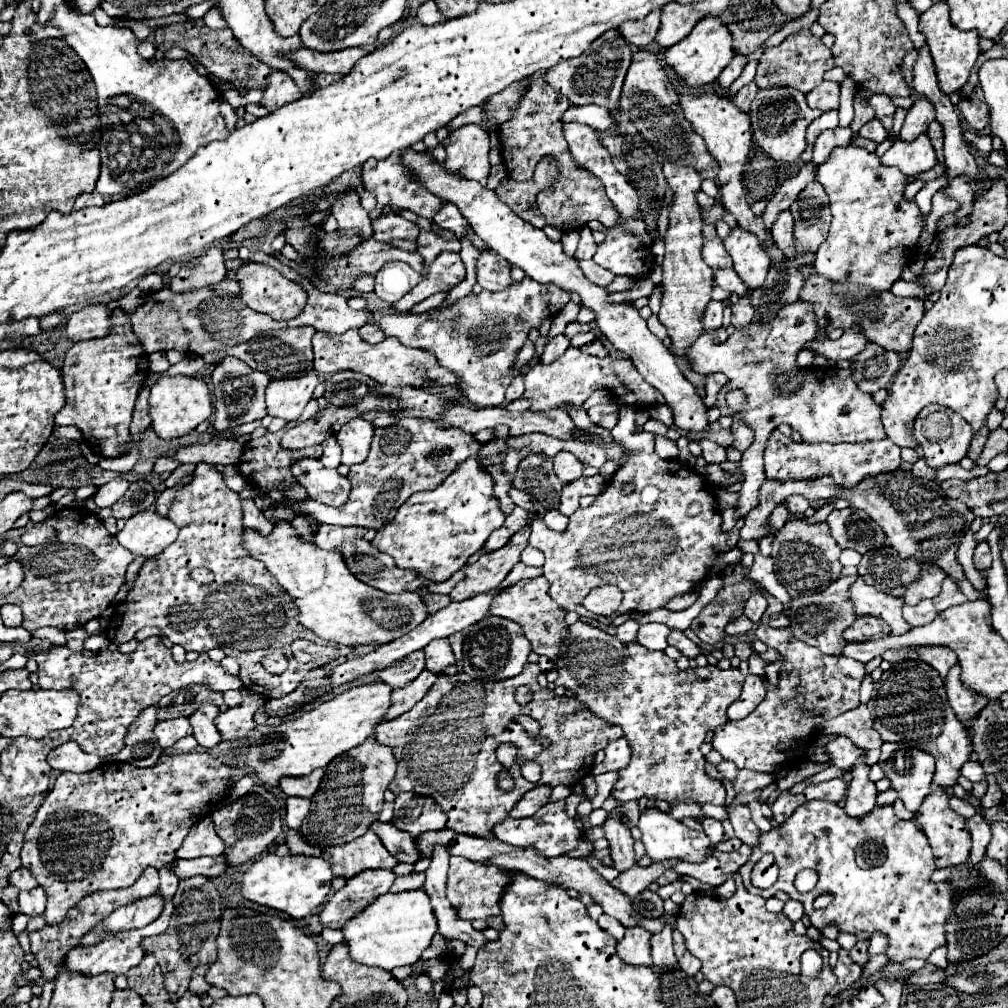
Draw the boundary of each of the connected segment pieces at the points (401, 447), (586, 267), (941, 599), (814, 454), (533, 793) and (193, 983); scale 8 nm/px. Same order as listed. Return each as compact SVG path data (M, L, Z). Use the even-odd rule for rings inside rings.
M408 418L398 422L396 426L376 428L372 448L368 458L362 464L354 464L350 468L348 480L352 484L350 500L340 508L322 508L320 502L304 500L296 502L282 498L276 506L283 505L296 511L297 508L310 512L322 524L336 526L362 526L380 530L386 522L390 522L398 508L414 494L422 490L434 490L438 484L448 478L464 460L476 456L480 444L472 434L466 434L460 428L442 428L432 420Z
M580 260L578 262L582 274L592 282L592 284L598 284L598 286L608 286L612 282L612 274L608 274L608 270L604 270L602 266L596 266L594 260Z
M946 578L944 584L942 584L942 592L932 600L936 610L942 612L950 606L958 606L958 604L964 604L966 602L966 596L960 592L958 584L952 580L952 578Z
M774 430L764 452L766 478L768 480L814 480L822 476L832 476L836 486L854 488L858 482L882 472L894 472L900 468L900 448L890 440L880 442L860 442L860 444L806 444L794 442L790 436L784 436L780 430Z
M536 786L536 788L532 788L530 792L526 792L522 798L520 798L520 802L512 808L512 812L510 812L510 816L512 818L528 818L528 816L532 816L538 808L542 808L548 800L550 800L550 788L548 786Z
M198 966L196 970L194 970L194 974L192 974L192 980L190 980L190 992L192 994L206 994L208 990L210 990L210 984L204 980L204 976L206 976L206 972L208 972L208 966Z

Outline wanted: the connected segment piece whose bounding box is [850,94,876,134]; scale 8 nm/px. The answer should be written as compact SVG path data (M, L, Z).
M854 96L854 118L850 128L854 134L858 134L861 127L876 117L874 109L861 96Z

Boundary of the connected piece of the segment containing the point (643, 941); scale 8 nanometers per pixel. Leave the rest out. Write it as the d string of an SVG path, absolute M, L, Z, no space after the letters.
M636 926L626 928L626 936L618 942L618 956L632 966L652 966L648 930Z

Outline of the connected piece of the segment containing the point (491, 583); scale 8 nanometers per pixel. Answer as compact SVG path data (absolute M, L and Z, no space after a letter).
M530 526L514 534L508 546L490 552L488 556L484 554L474 564L464 566L466 578L454 586L454 590L450 592L450 600L462 602L482 592L494 590L514 568L514 564L520 562L520 552L528 546L528 534L530 534Z

